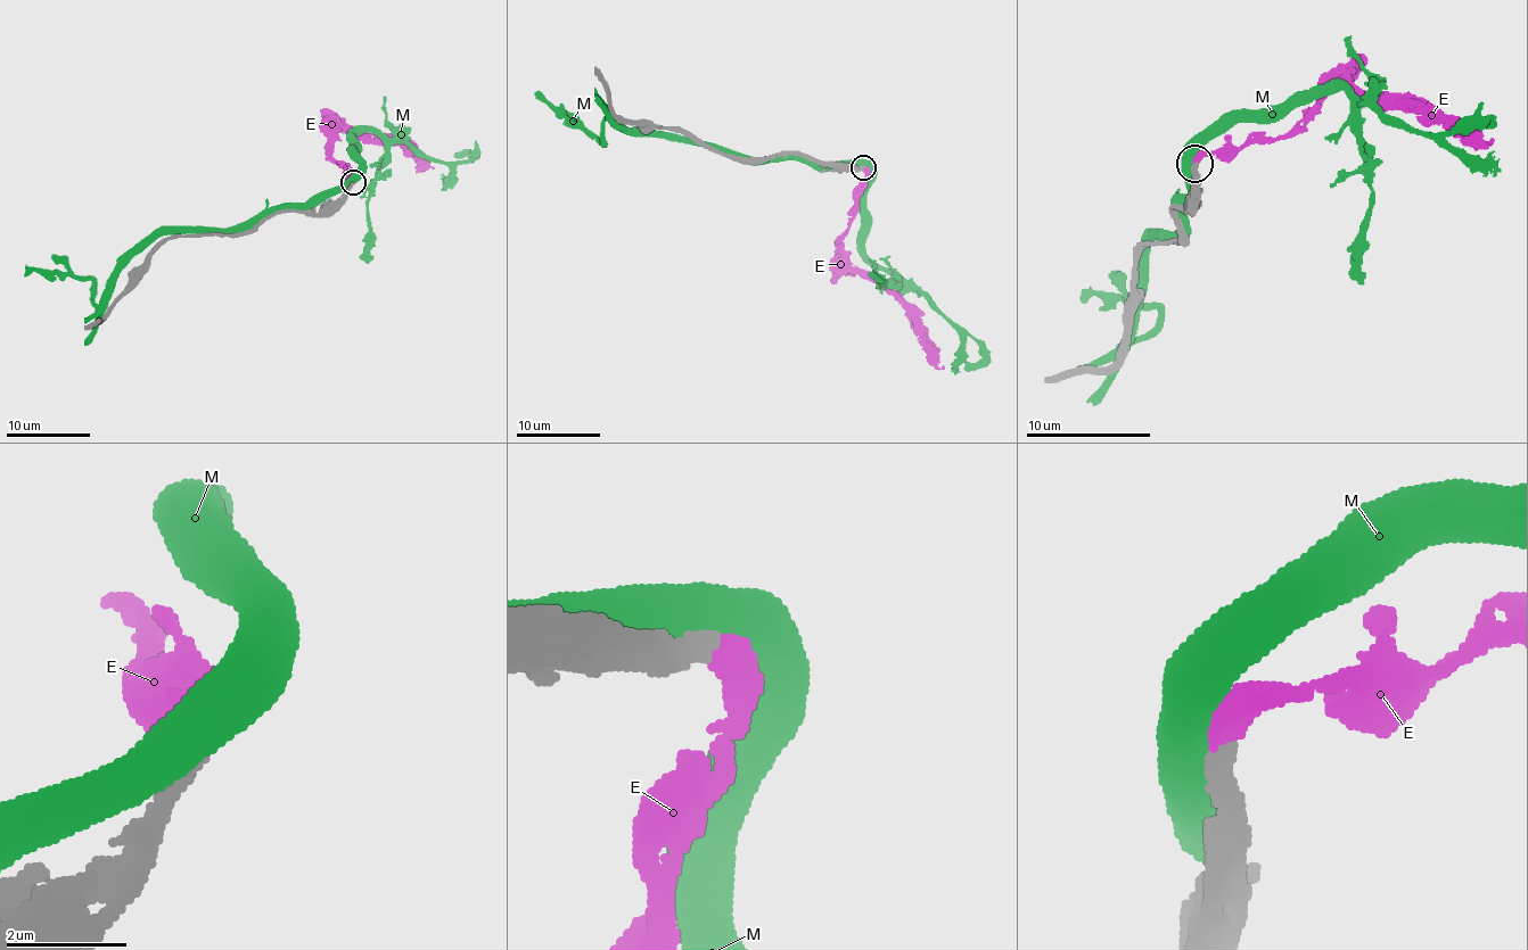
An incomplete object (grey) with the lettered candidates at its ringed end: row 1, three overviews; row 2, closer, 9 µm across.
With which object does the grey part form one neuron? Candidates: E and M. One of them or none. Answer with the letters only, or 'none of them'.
E

